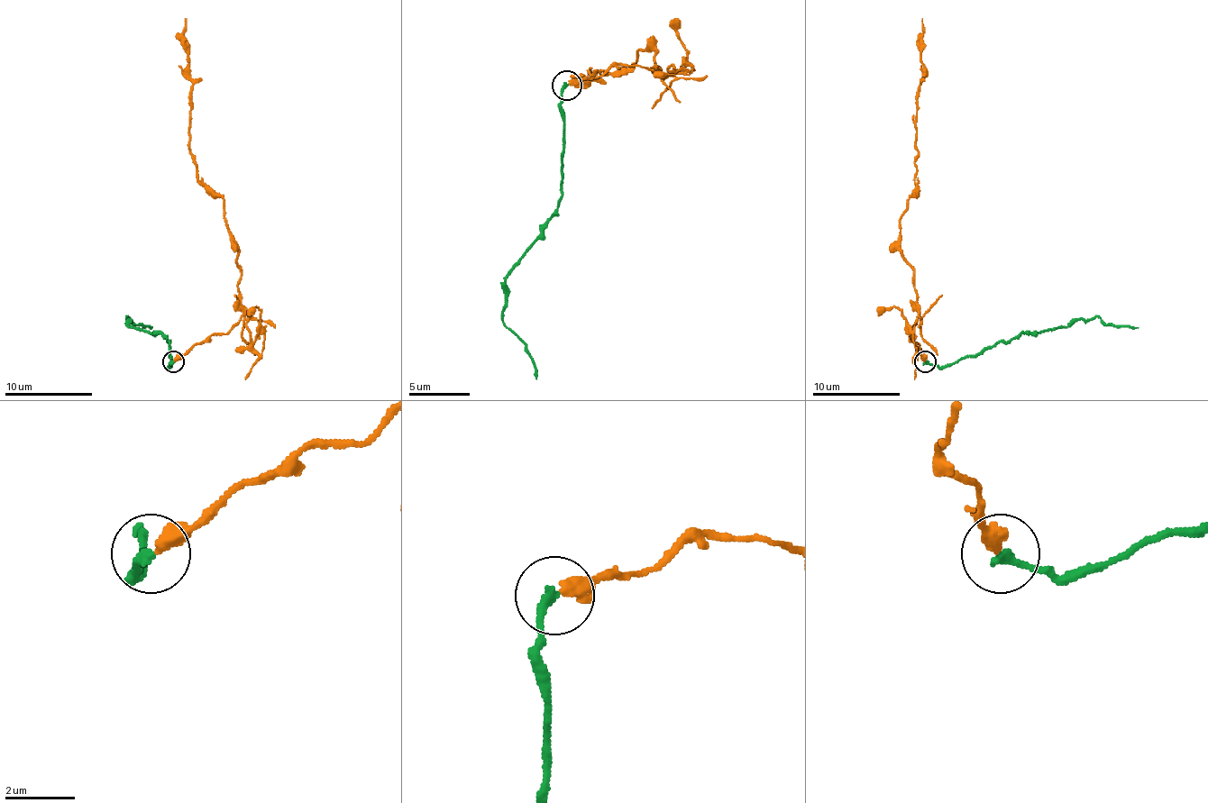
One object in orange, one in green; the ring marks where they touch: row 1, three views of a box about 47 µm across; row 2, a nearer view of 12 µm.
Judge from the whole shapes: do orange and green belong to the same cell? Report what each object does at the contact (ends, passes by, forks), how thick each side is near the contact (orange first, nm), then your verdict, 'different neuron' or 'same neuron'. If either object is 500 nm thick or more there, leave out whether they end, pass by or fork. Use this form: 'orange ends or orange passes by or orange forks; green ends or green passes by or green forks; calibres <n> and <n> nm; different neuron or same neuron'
orange ends; green ends; calibres 400 and 280 nm; different neuron

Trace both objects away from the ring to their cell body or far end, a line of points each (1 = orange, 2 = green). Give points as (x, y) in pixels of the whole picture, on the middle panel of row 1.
1: (569, 86), (620, 65), (663, 74), (654, 50), (642, 50), (614, 74), (584, 80)
2: (565, 86), (560, 204), (544, 234), (505, 279), (502, 313), (505, 325), (526, 346), (535, 379)

